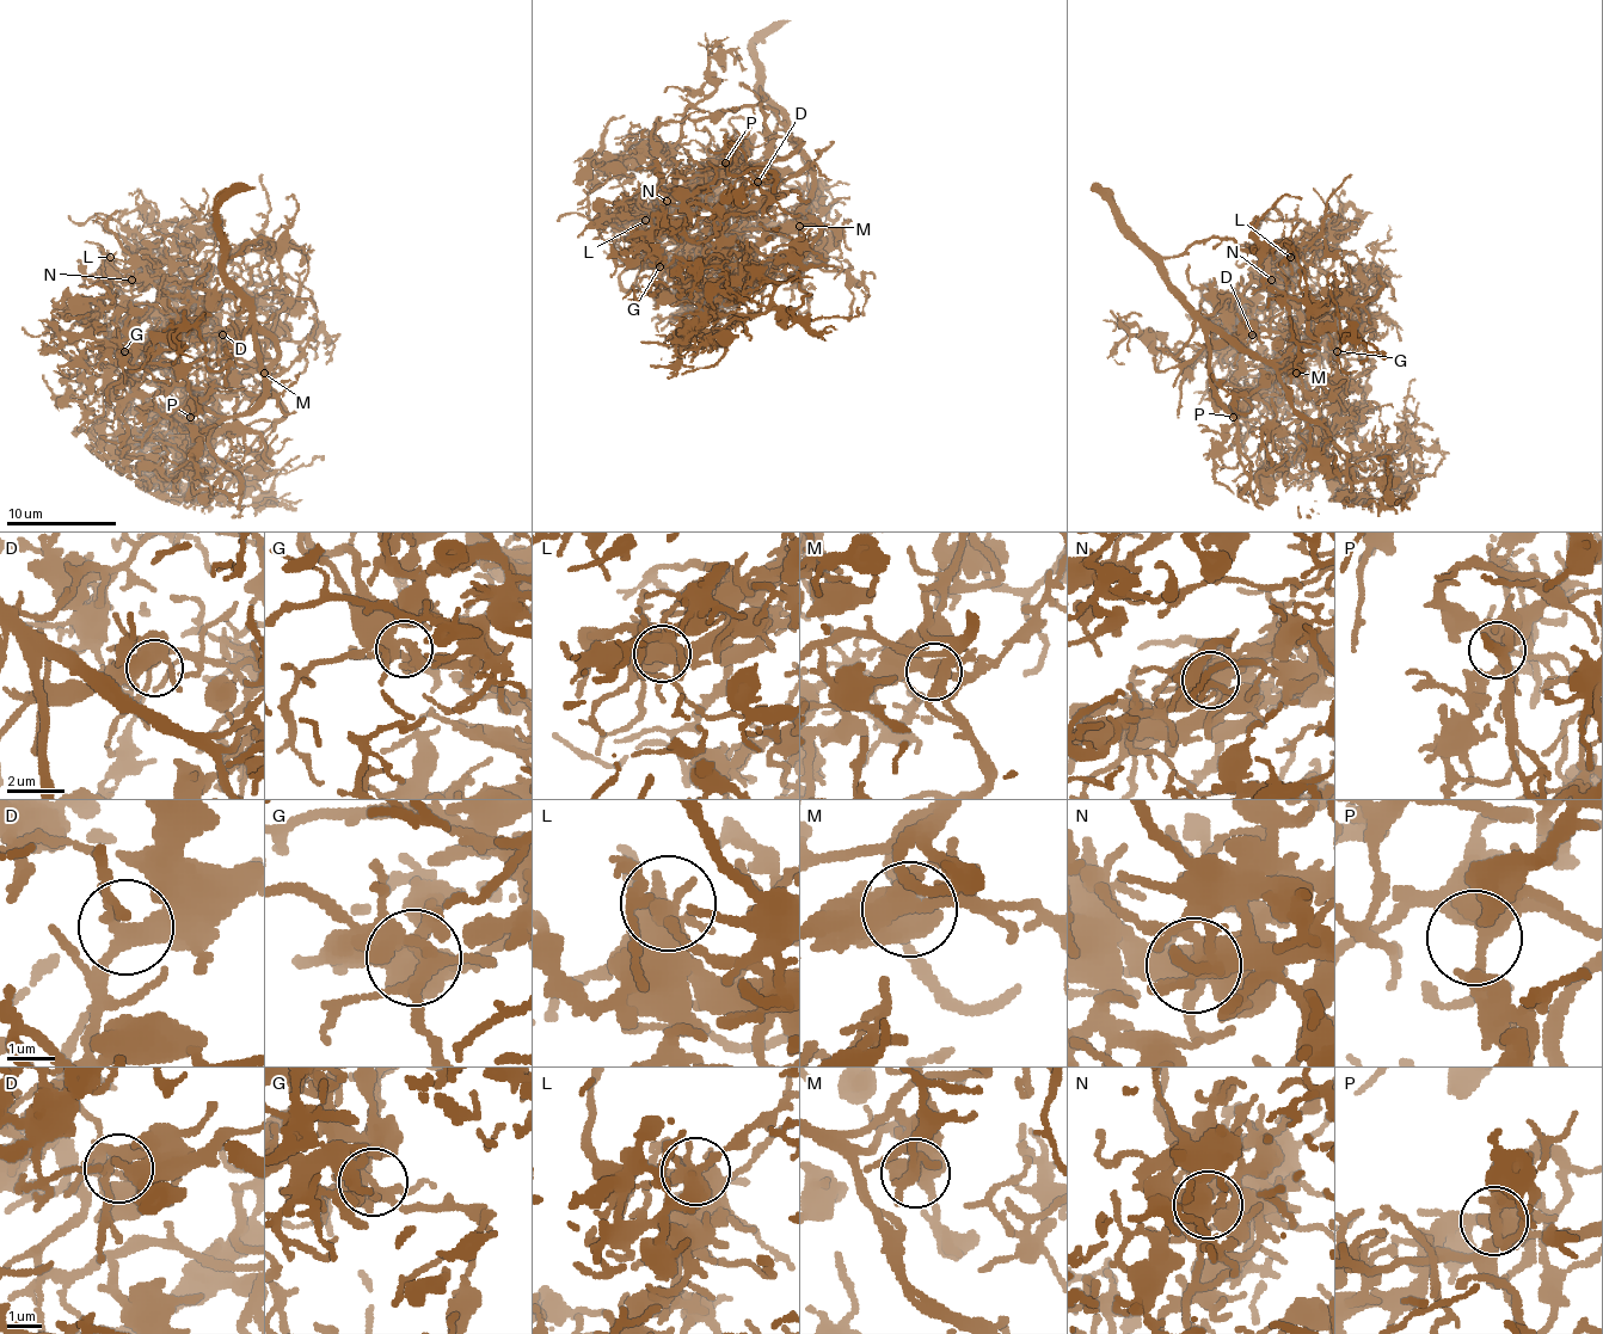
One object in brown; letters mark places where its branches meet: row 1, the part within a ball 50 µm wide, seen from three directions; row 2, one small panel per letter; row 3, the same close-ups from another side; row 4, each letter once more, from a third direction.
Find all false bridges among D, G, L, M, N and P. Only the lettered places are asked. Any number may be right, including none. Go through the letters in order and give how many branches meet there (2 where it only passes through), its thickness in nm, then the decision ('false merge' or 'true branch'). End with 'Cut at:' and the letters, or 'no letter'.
D: branches 3; calibre 300 nm; true branch
G: branches 6; calibre 360 nm; true branch
L: branches 3; calibre 440 nm; true branch
M: branches 3; calibre 360 nm; true branch
N: branches 7; calibre 360 nm; true branch
P: branches 3; calibre 440 nm; true branch
Cut at: no letter

